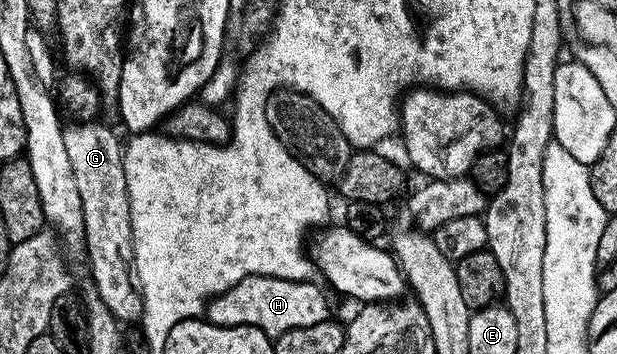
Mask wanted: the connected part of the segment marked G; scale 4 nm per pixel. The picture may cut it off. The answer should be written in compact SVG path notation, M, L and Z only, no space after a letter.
M75 121L64 126L65 149L73 164L77 193L81 193L85 256L91 266L93 289L120 324L143 318L143 295L135 279L129 193L125 185L124 144L100 121Z

